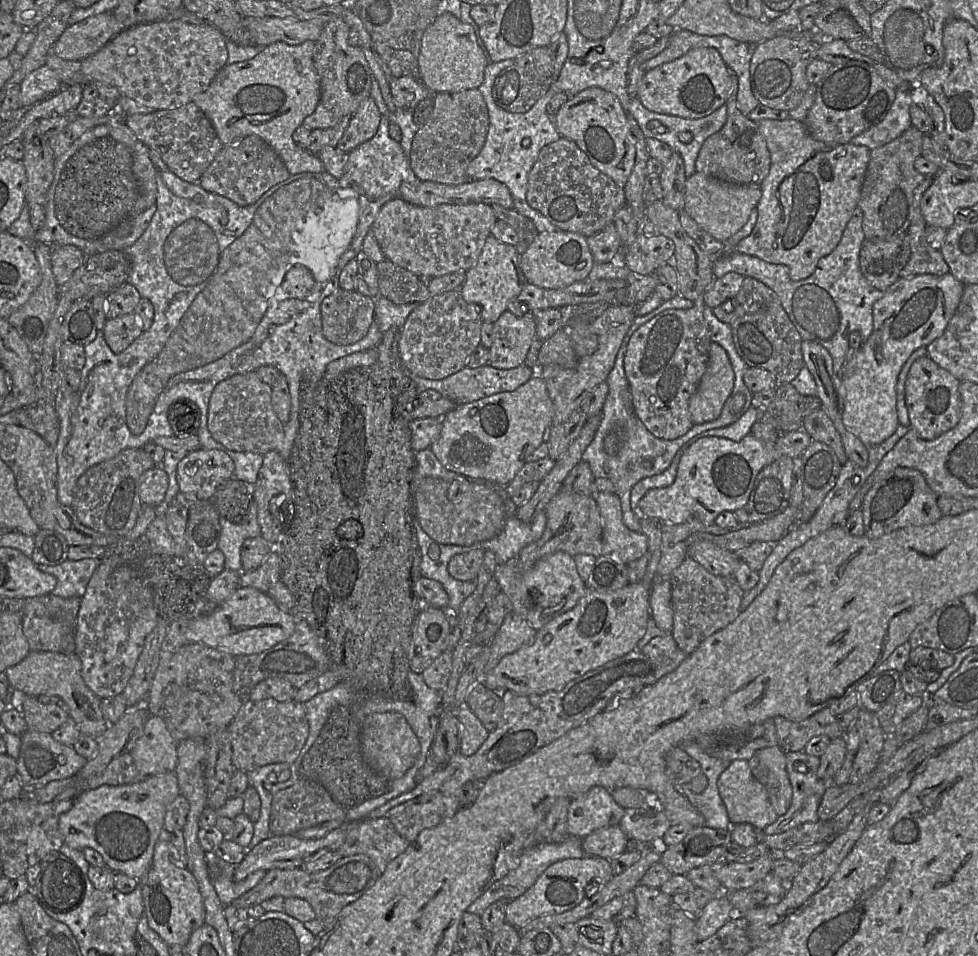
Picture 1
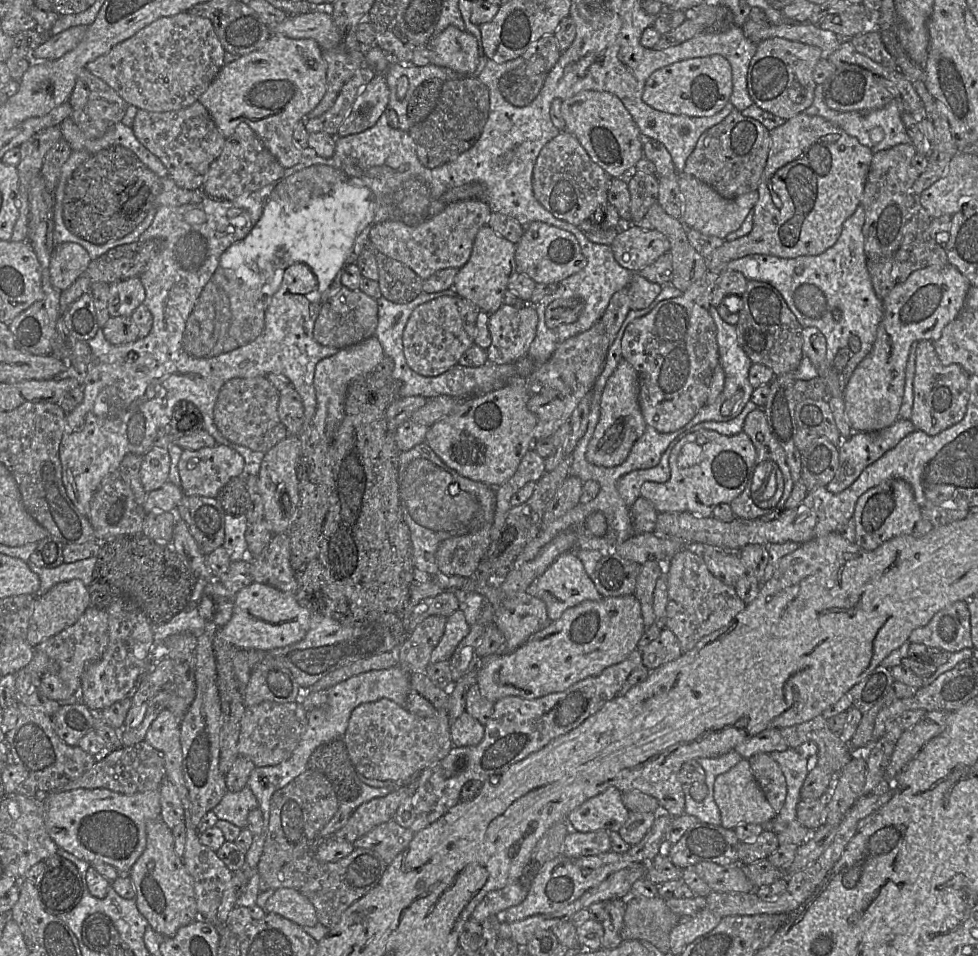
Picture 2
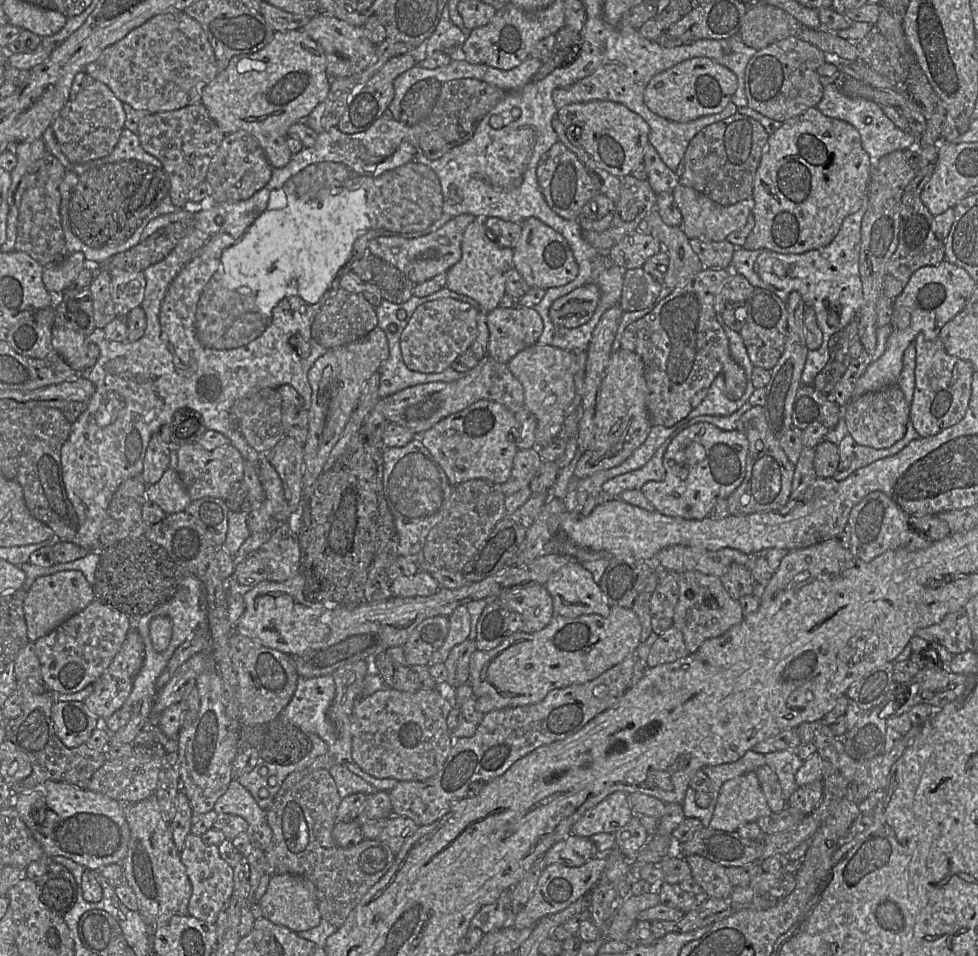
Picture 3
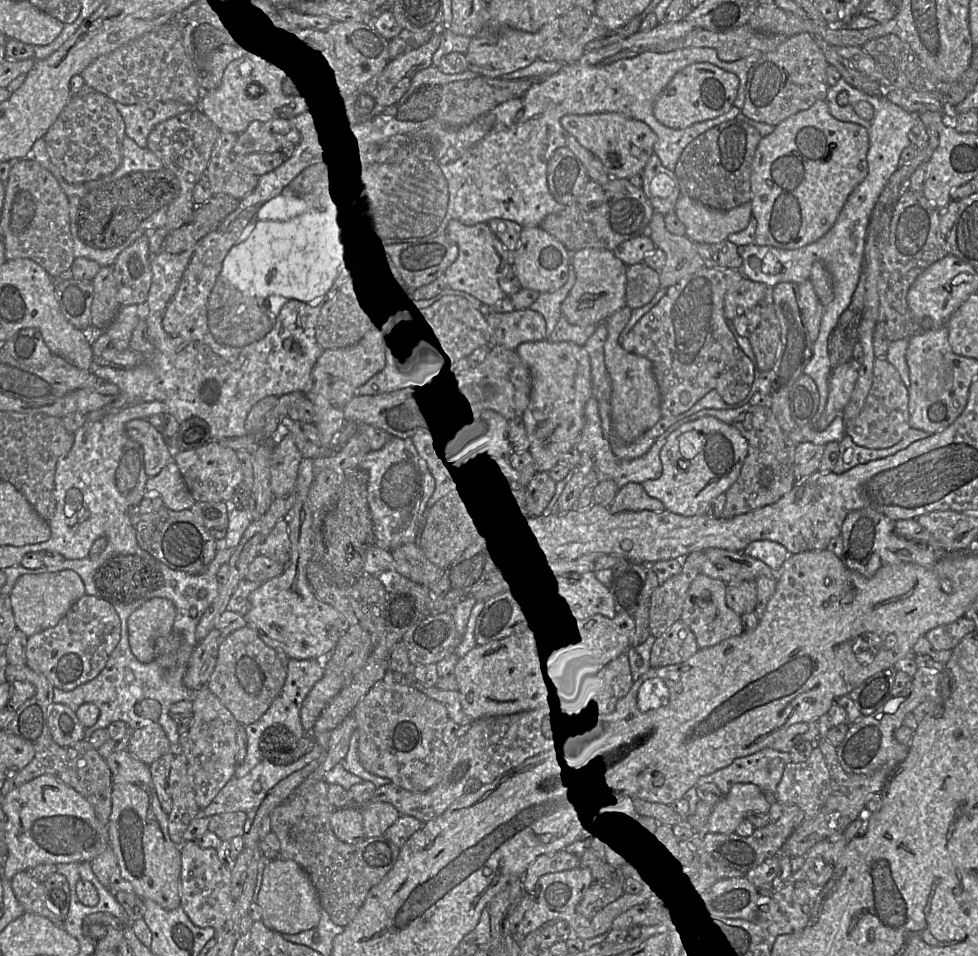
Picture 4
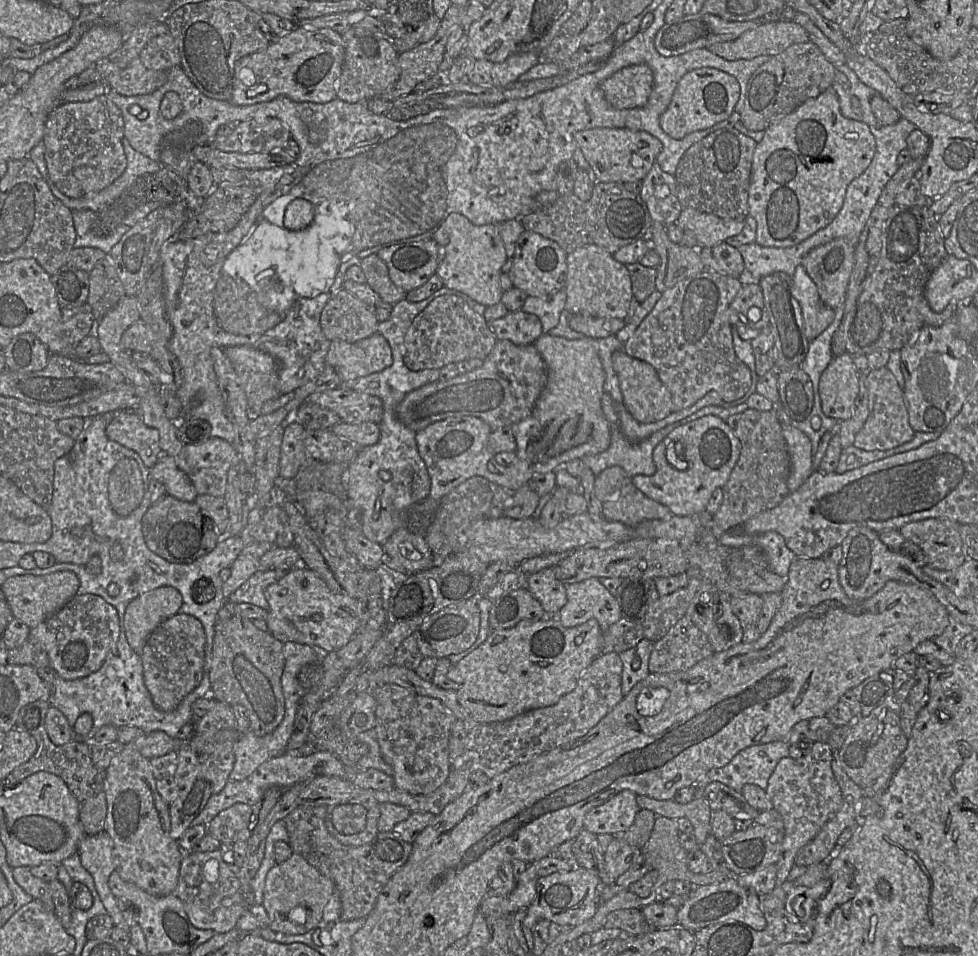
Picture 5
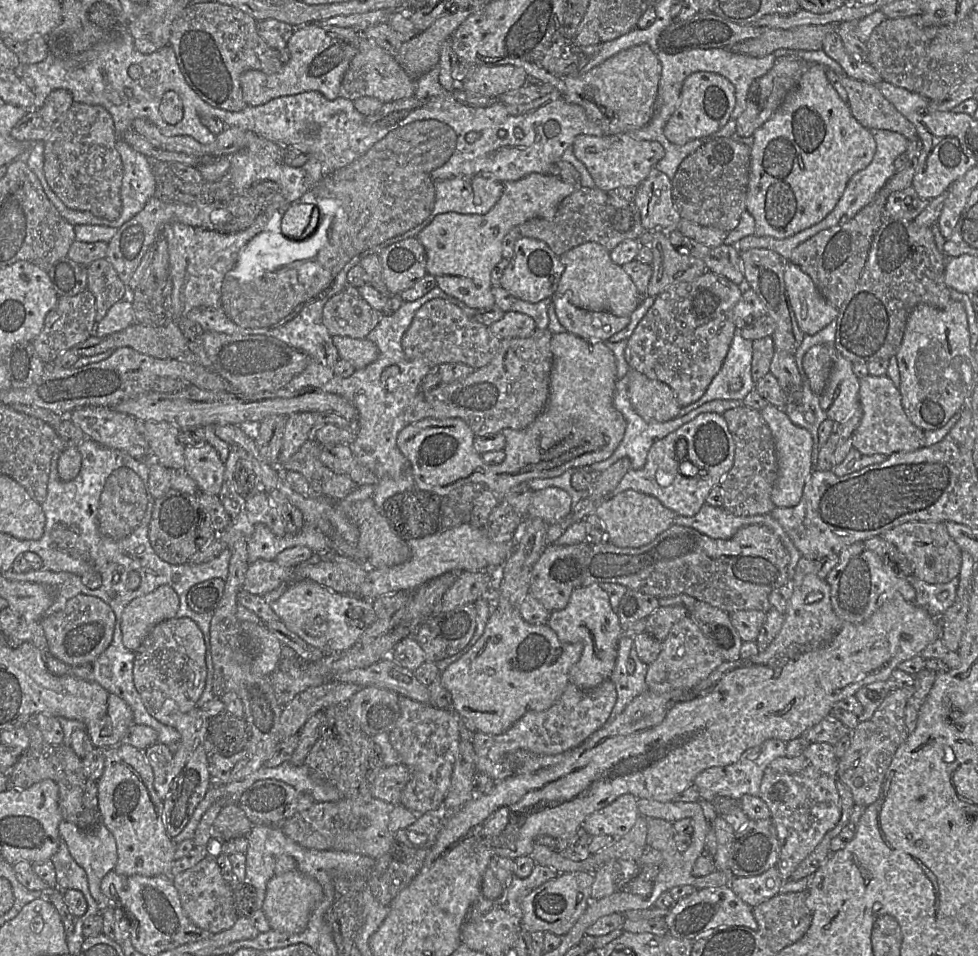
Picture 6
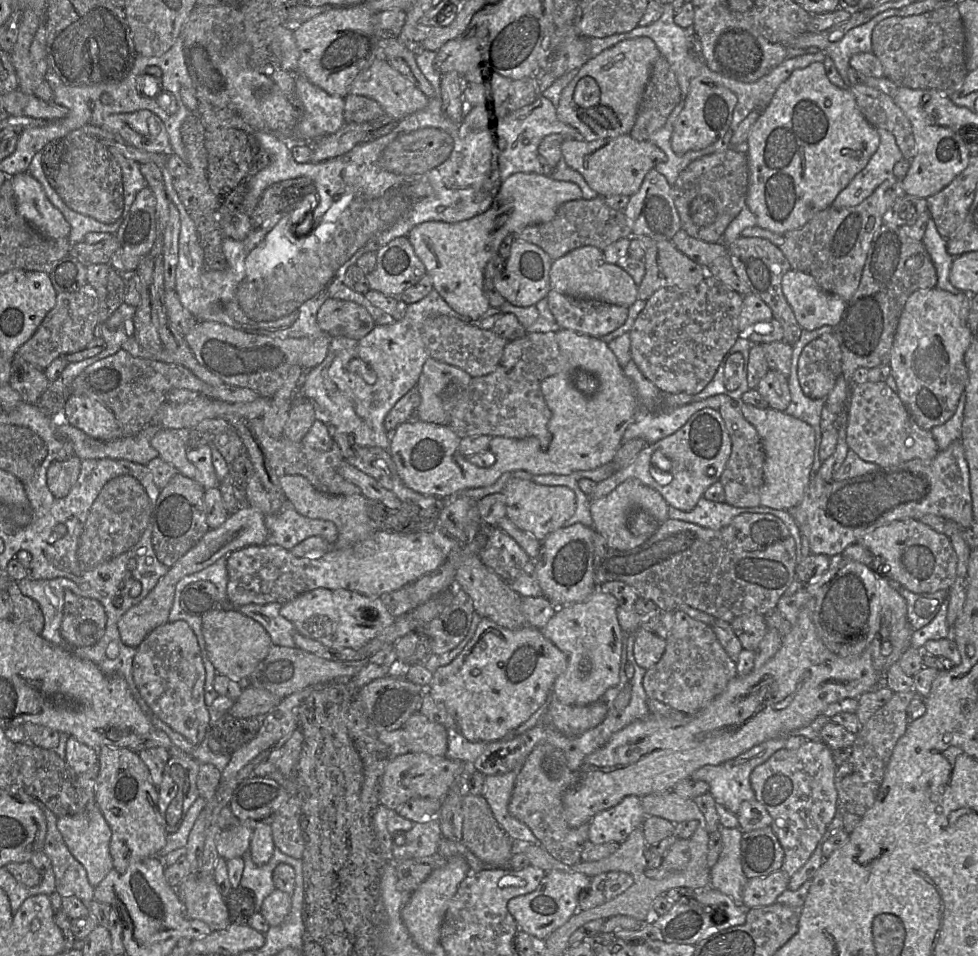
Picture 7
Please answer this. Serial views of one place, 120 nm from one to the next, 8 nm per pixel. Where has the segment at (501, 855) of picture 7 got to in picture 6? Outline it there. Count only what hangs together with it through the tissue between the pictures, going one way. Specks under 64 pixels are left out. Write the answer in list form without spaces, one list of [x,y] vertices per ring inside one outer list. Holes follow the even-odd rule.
[[[500,856],[492,857],[484,873],[482,894],[489,900],[499,898],[514,875],[514,859]]]

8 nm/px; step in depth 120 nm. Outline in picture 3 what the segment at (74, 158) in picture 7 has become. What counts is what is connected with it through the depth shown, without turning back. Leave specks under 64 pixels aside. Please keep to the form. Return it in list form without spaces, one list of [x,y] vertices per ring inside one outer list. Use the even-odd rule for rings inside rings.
[[[87,74],[84,87],[55,117],[51,128],[61,151],[73,164],[91,162],[109,155],[124,129],[126,115],[122,102],[104,83]]]

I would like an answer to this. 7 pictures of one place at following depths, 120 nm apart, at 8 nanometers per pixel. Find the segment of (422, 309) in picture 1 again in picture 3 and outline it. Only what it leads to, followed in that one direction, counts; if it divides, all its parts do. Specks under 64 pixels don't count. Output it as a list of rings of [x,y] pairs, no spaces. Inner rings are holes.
[[[442,298],[420,305],[404,329],[400,346],[408,369],[422,373],[438,373],[470,349],[478,335],[479,311],[472,305],[453,298]]]

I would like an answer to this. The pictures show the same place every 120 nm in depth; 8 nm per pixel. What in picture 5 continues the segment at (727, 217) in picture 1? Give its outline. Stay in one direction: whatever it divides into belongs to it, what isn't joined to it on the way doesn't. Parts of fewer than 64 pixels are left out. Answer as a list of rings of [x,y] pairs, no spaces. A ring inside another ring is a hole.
[[[682,208],[676,225],[683,231],[693,233],[699,247],[712,247],[739,234],[744,227],[744,222],[722,219],[693,208]]]

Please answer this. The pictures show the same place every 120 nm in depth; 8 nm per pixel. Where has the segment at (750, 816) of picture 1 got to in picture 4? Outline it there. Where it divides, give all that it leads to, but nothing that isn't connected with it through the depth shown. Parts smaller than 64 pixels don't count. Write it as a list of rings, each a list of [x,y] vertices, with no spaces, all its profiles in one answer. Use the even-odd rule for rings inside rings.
[[[753,783],[734,784],[730,791],[712,807],[707,832],[734,833],[748,813],[768,813],[771,805],[757,785]]]

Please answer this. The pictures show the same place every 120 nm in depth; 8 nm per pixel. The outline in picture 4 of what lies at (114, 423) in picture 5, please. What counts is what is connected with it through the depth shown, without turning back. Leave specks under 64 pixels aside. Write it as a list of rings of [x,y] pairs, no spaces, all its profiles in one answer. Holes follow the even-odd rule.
[[[133,419],[126,424],[125,431],[143,448],[144,469],[149,478],[158,475],[172,461],[167,439],[148,420]]]

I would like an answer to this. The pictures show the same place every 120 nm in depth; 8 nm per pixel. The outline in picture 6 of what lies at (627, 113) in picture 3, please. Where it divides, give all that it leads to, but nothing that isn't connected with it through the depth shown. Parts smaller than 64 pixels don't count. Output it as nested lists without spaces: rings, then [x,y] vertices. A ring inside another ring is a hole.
[[[629,133],[615,135],[579,135],[572,144],[574,156],[586,167],[595,187],[609,191],[619,187],[638,187],[656,163],[665,156],[663,146],[656,141],[637,140]]]

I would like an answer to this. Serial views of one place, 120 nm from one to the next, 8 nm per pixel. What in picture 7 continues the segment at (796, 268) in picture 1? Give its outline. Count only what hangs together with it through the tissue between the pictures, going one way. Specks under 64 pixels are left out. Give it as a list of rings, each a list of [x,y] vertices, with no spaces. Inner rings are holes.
[[[813,62],[805,68],[793,71],[778,87],[770,103],[761,111],[761,115],[751,127],[747,139],[745,153],[747,156],[749,180],[746,205],[756,217],[757,226],[781,235],[802,227],[815,213],[832,205],[837,195],[867,165],[871,156],[877,150],[879,141],[880,137],[877,129],[863,117],[849,88],[839,88],[832,84],[827,78],[822,62]]]

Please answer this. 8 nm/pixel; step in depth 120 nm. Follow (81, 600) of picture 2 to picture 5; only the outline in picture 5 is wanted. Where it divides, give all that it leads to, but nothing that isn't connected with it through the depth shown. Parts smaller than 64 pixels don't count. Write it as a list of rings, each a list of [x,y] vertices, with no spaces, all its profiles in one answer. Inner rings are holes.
[[[66,570],[43,576],[31,574],[13,576],[3,582],[1,589],[13,616],[32,629],[57,613],[74,598],[79,585],[78,576]]]

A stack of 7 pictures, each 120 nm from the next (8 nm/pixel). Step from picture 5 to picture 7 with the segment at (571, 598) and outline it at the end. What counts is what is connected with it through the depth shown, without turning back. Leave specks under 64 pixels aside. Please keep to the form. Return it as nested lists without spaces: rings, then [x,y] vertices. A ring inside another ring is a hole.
[[[597,588],[586,600],[582,602],[577,602],[571,605],[567,605],[564,607],[557,608],[554,616],[548,621],[546,626],[543,629],[544,636],[549,639],[559,650],[561,650],[567,656],[567,668],[563,673],[561,673],[552,688],[552,695],[559,702],[565,705],[575,705],[575,706],[585,706],[591,703],[594,703],[600,699],[606,693],[606,691],[617,685],[620,678],[620,664],[621,664],[621,653],[622,653],[622,645],[623,645],[623,631],[620,627],[618,617],[617,617],[617,608],[618,601],[617,599],[608,593],[602,592],[600,588]]]

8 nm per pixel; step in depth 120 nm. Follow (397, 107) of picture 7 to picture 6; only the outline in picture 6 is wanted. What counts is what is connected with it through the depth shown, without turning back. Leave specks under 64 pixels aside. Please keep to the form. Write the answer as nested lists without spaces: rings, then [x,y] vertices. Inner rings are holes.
[[[361,37],[358,50],[342,78],[339,96],[351,101],[373,97],[384,104],[415,96],[415,82],[394,56],[369,39]]]

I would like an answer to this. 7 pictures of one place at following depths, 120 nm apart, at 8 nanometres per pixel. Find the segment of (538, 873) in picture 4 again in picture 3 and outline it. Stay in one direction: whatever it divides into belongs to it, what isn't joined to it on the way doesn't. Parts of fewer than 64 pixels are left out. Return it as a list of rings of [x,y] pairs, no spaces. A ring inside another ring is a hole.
[[[569,834],[545,853],[546,865],[561,864],[579,867],[597,855],[597,848],[590,838]]]

